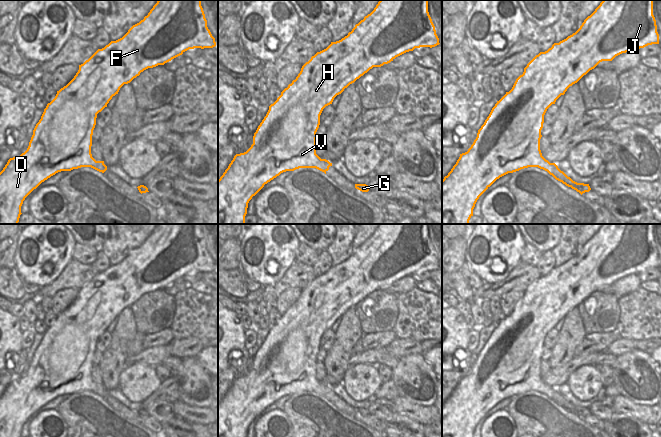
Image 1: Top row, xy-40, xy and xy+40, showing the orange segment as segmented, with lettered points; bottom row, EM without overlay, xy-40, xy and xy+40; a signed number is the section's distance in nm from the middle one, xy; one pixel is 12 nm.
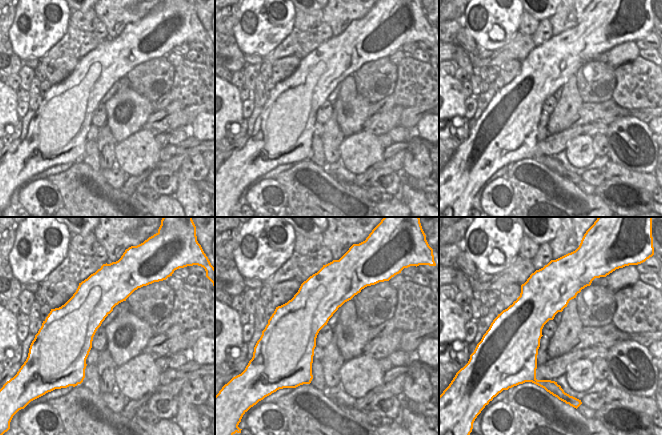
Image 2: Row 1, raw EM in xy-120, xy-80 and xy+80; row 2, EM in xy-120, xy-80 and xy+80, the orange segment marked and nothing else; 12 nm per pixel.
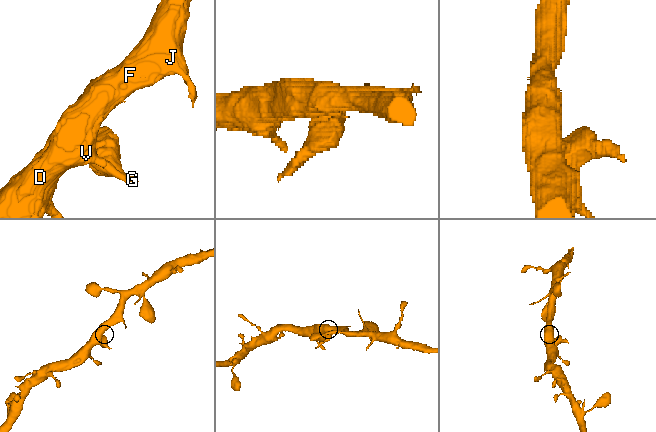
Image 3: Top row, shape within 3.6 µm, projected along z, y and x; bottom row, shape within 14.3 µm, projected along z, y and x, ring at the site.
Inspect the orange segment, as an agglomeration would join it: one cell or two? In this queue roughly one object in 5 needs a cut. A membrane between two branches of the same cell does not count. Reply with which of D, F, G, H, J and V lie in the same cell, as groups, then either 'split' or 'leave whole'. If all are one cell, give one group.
D F G H J V; leave whole

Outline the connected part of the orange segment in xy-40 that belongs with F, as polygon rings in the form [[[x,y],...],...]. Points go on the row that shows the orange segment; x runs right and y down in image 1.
[[[158,0],[148,15],[122,38],[98,49],[79,65],[74,78],[47,104],[27,150],[10,158],[0,172],[0,224],[18,224],[25,198],[56,173],[81,167],[91,167],[102,173],[107,170],[104,161],[92,157],[92,135],[97,114],[107,107],[124,84],[144,70],[164,65],[189,49],[215,46],[201,0]]]

